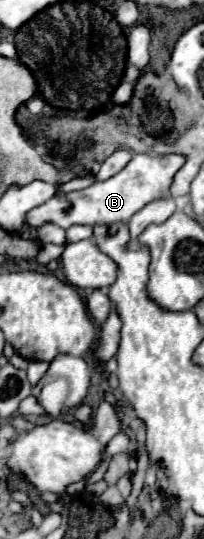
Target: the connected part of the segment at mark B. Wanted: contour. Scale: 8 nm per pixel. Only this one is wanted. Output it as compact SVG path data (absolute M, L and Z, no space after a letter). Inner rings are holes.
M136 153L120 173L110 177L110 181L94 183L92 187L82 189L82 191L54 195L46 203L42 203L42 207L34 207L34 211L28 211L26 223L36 229L46 223L54 223L62 229L70 229L72 225L126 223L138 209L142 209L150 201L156 201L170 193L174 175L182 169L184 163L186 163L186 155L182 155L182 153L166 153L166 155ZM152 179L156 179L156 181L152 181ZM152 183L156 183L154 193L152 193Z

